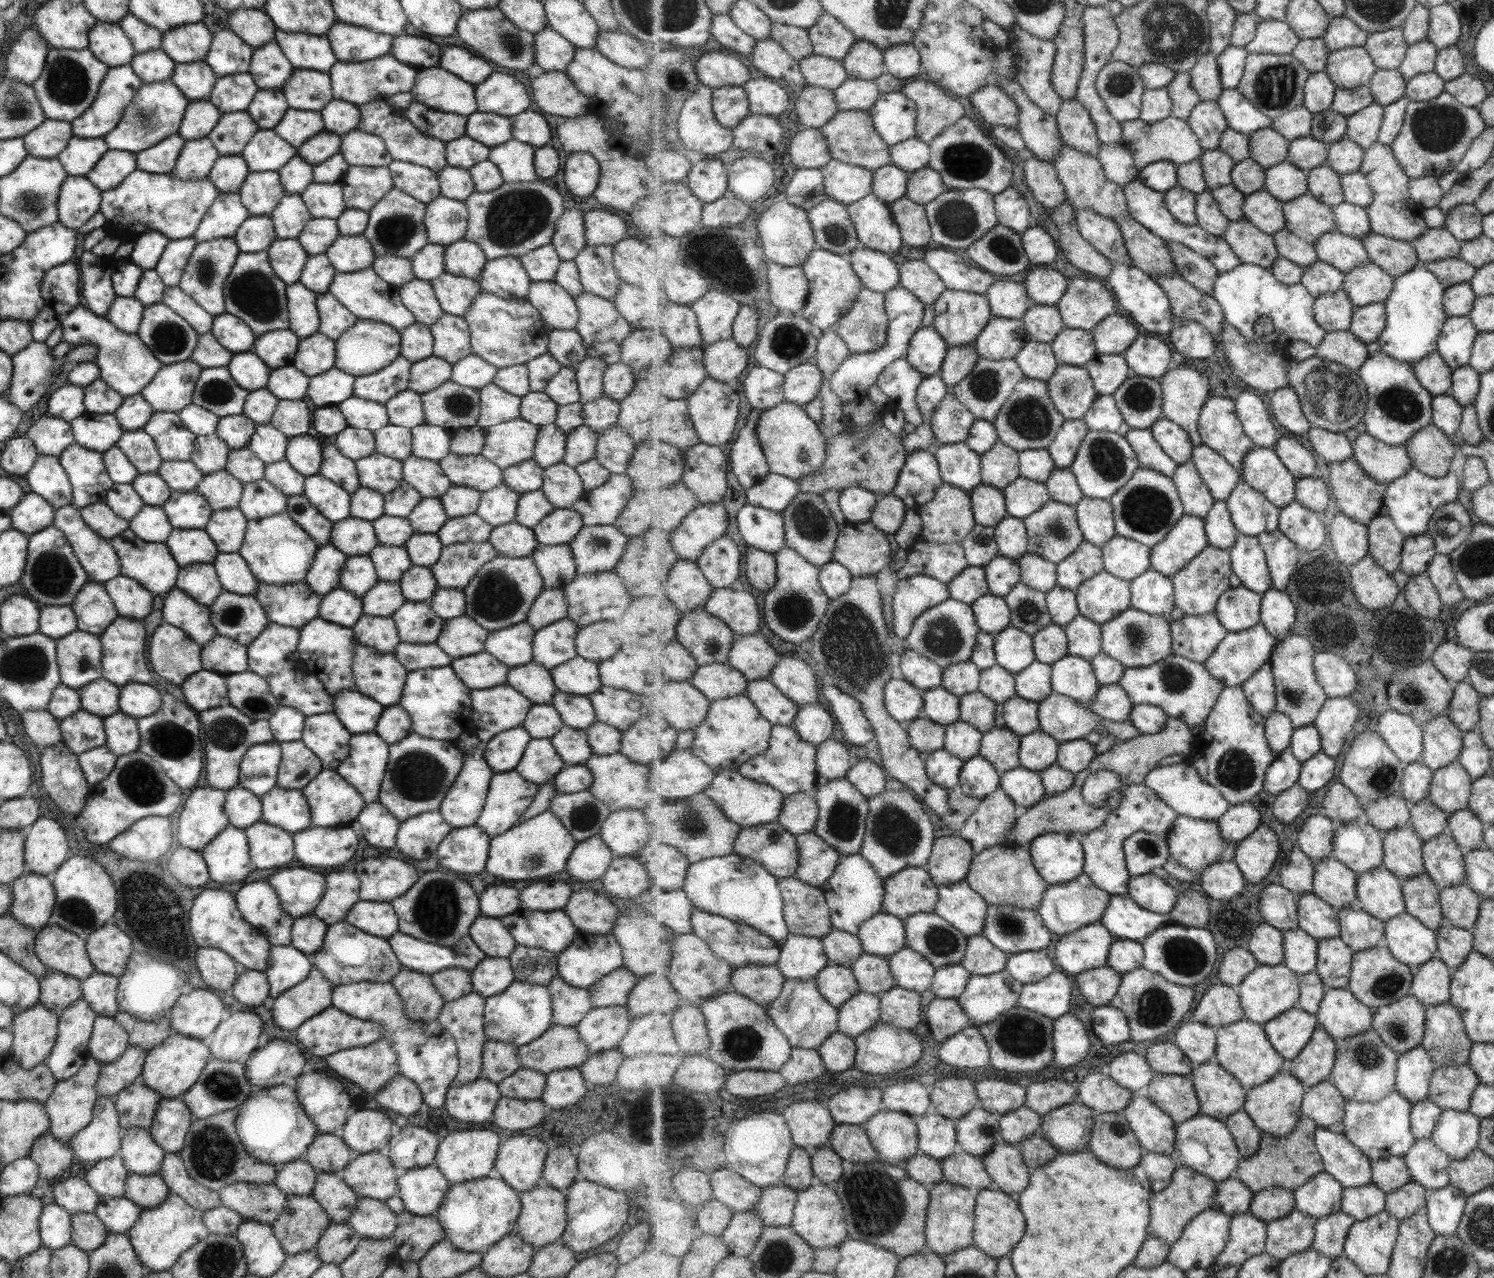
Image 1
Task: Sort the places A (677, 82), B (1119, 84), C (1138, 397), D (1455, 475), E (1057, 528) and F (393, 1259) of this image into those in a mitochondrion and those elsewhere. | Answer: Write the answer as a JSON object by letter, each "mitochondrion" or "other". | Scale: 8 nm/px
{"A":"mitochondrion","B":"mitochondrion","C":"mitochondrion","D":"other","E":"mitochondrion","F":"other"}

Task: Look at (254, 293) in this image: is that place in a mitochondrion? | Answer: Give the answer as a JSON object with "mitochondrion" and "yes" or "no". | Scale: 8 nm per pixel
{"mitochondrion":"yes"}

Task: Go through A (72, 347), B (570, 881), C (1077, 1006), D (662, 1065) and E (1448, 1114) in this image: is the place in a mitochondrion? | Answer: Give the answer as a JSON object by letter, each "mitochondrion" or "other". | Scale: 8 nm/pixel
{"A":"other","B":"other","C":"other","D":"other","E":"other"}

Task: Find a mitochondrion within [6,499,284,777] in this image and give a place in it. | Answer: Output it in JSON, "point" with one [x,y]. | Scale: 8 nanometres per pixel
{"point":[52,573]}

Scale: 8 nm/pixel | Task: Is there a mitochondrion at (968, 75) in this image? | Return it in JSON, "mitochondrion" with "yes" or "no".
{"mitochondrion":"no"}

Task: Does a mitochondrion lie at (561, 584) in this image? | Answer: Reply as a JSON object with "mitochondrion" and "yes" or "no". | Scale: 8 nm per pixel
{"mitochondrion":"no"}

